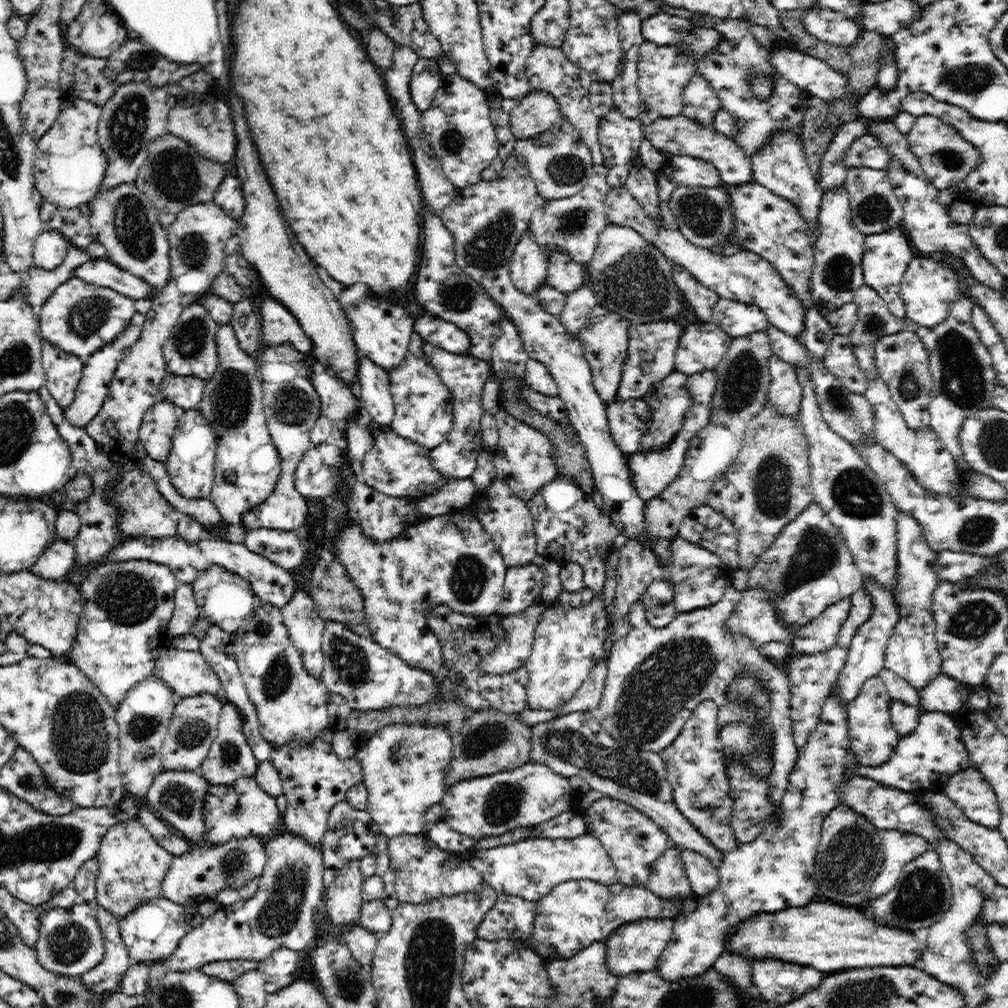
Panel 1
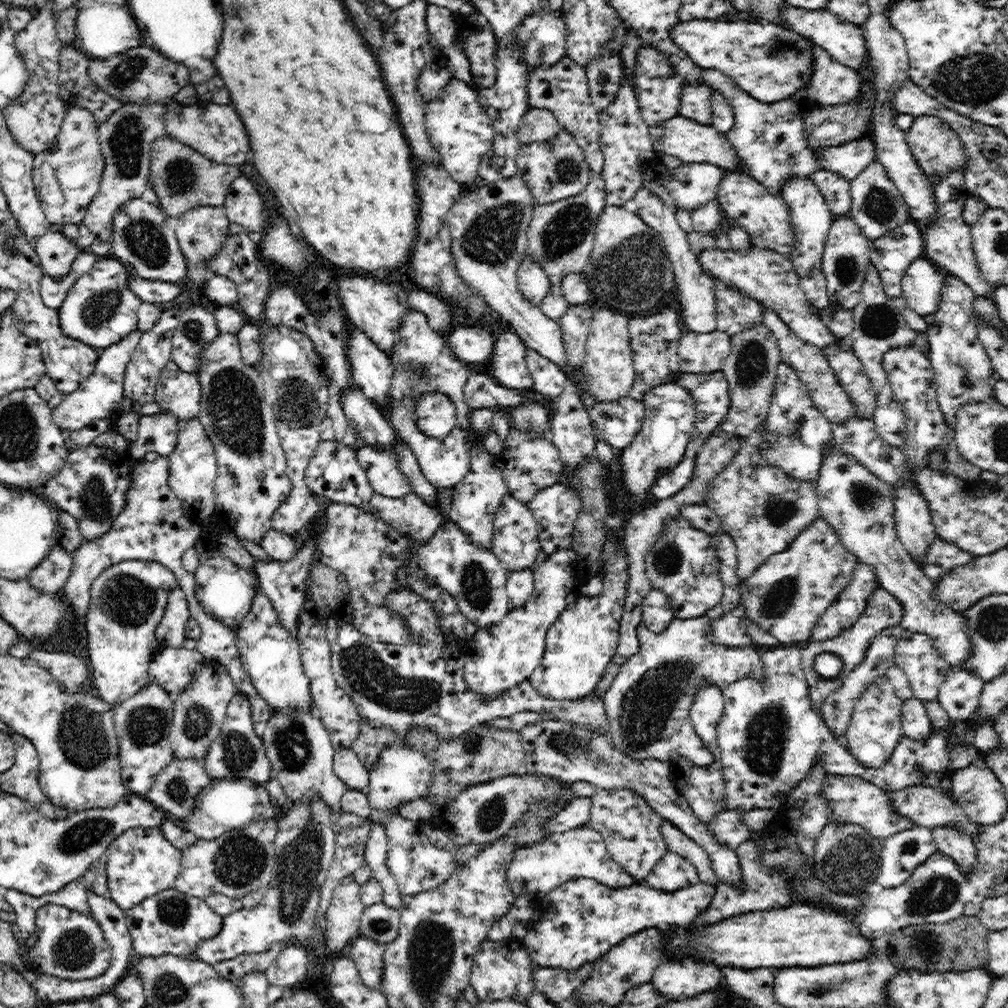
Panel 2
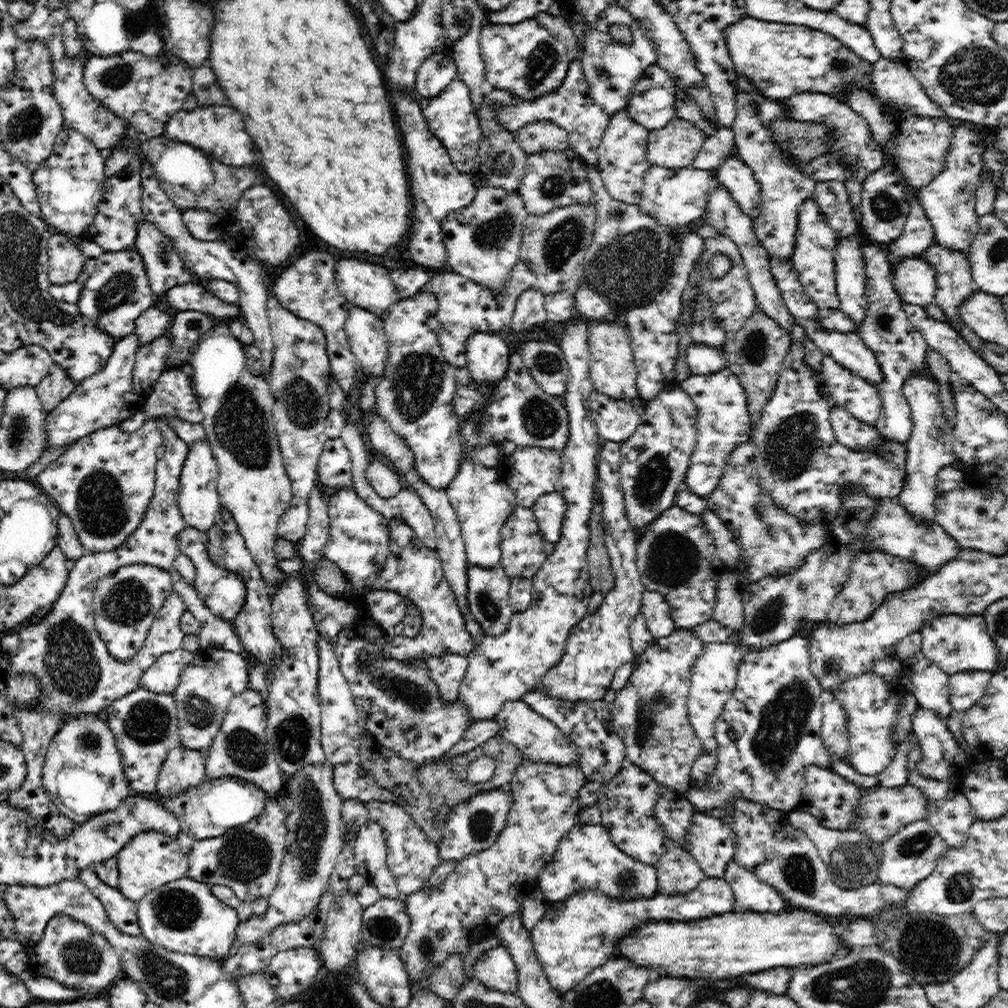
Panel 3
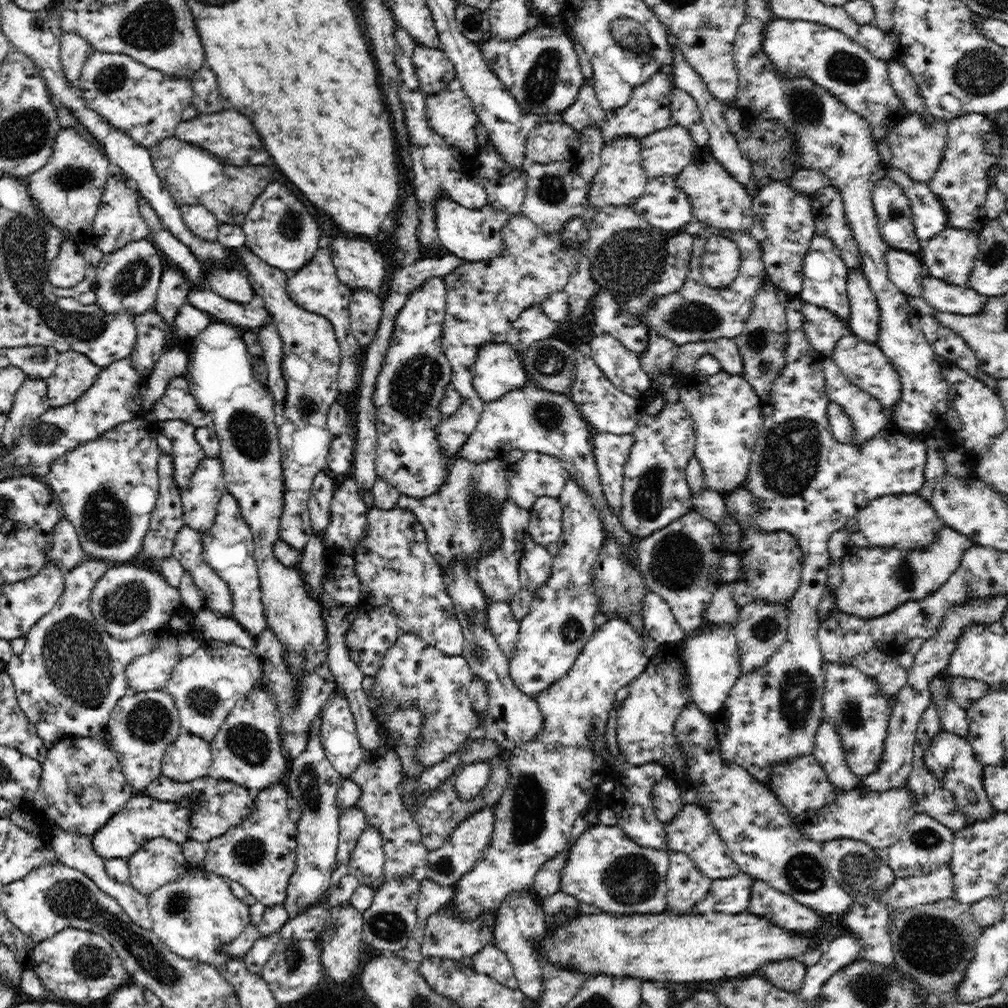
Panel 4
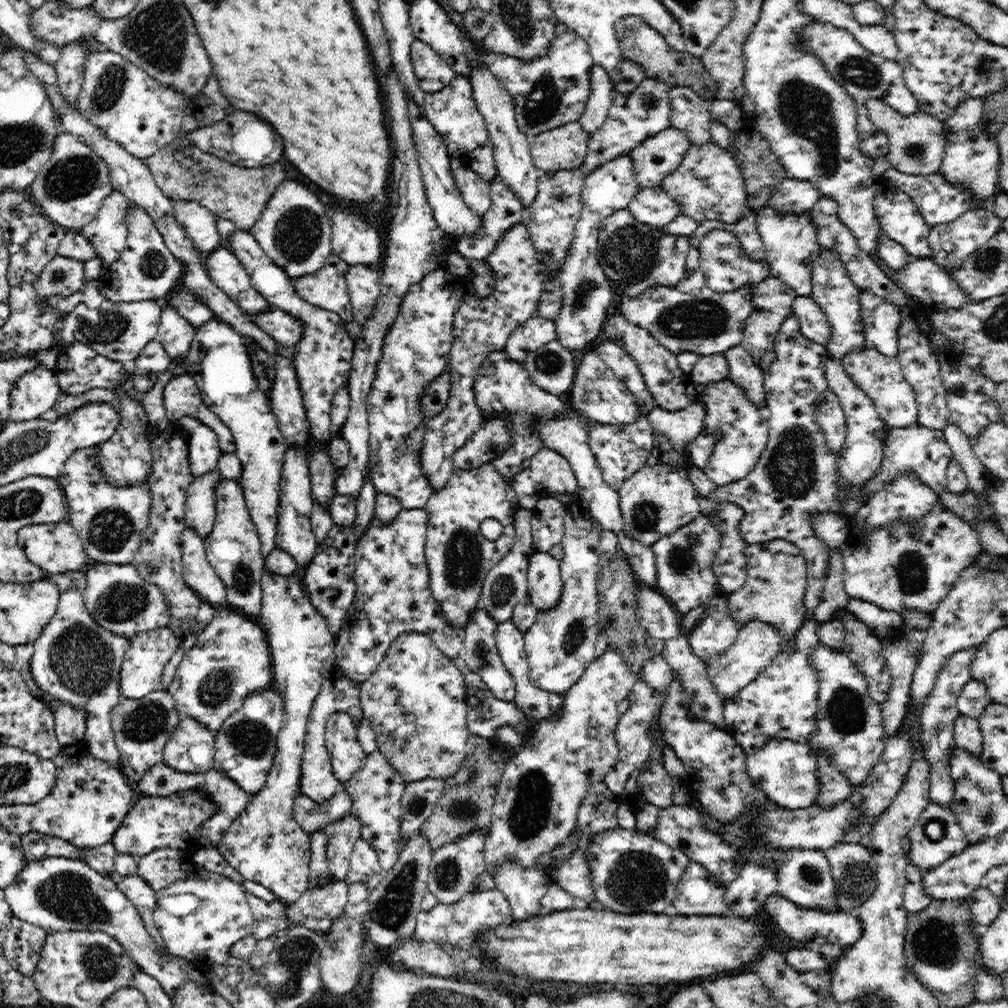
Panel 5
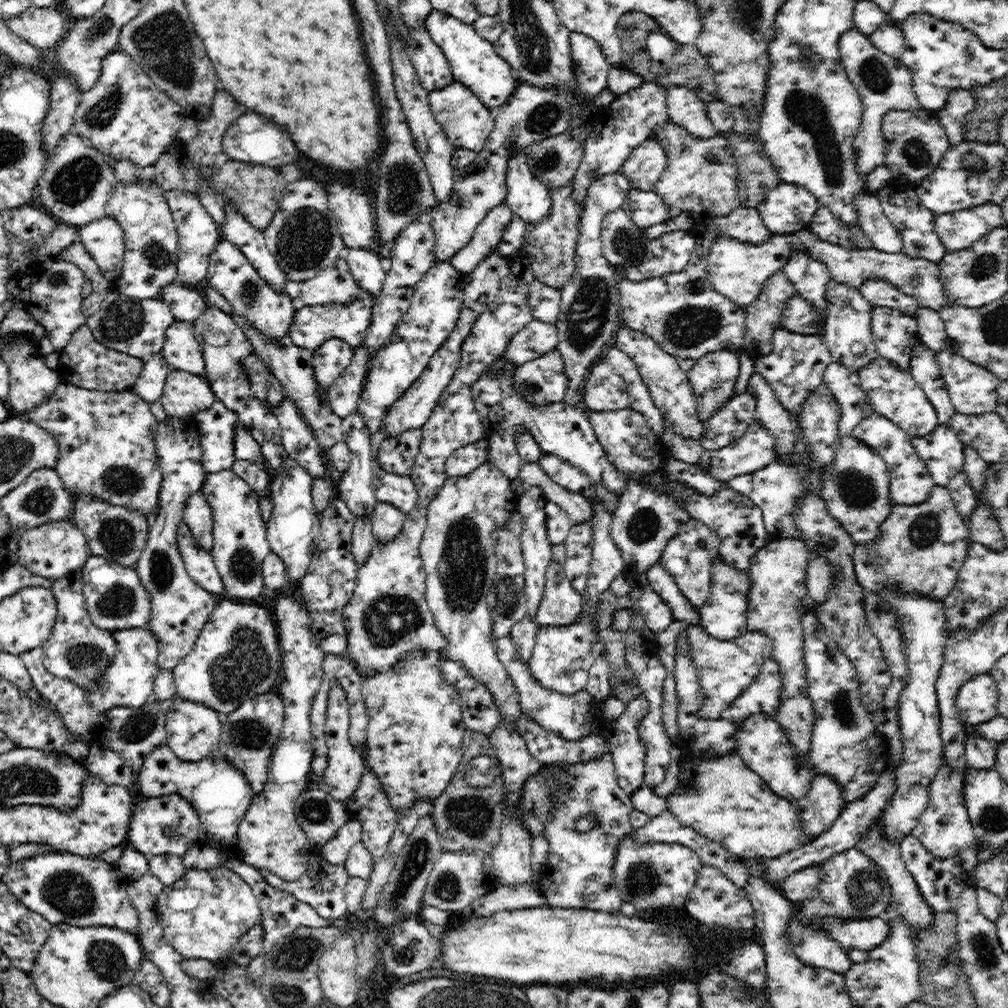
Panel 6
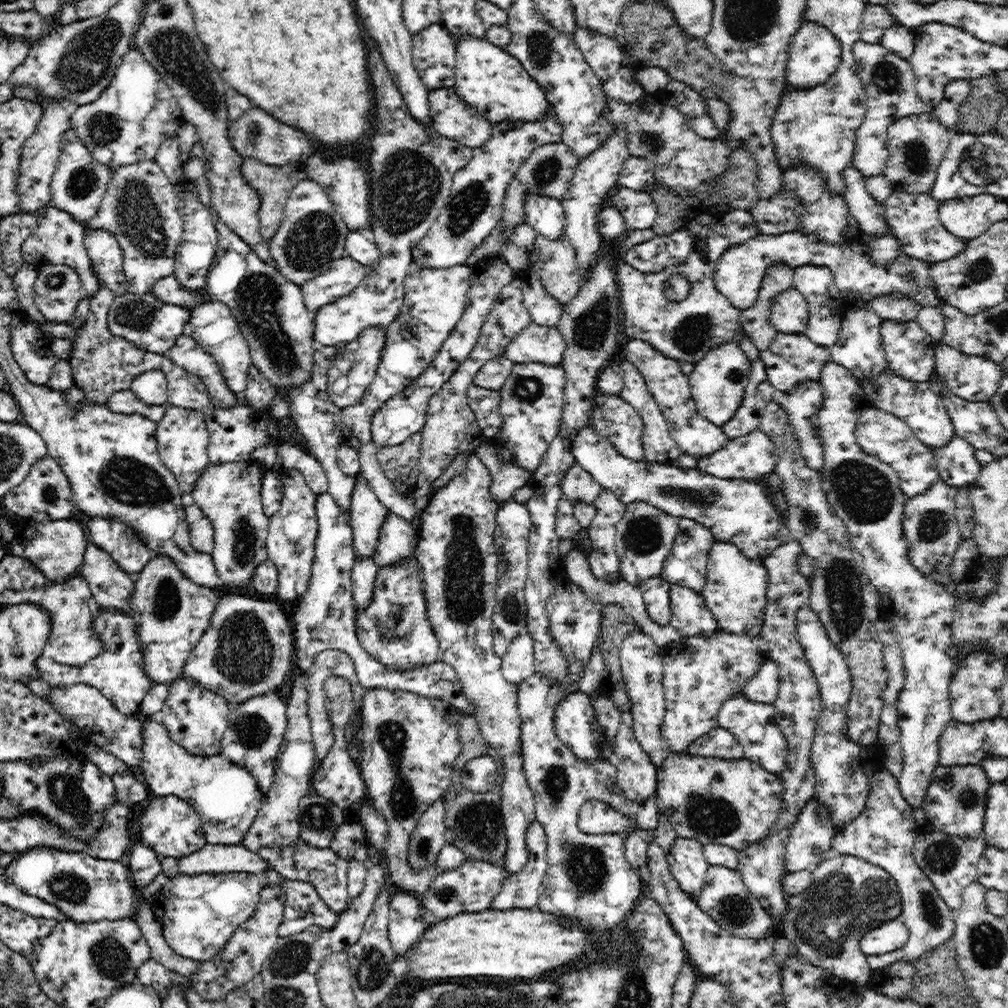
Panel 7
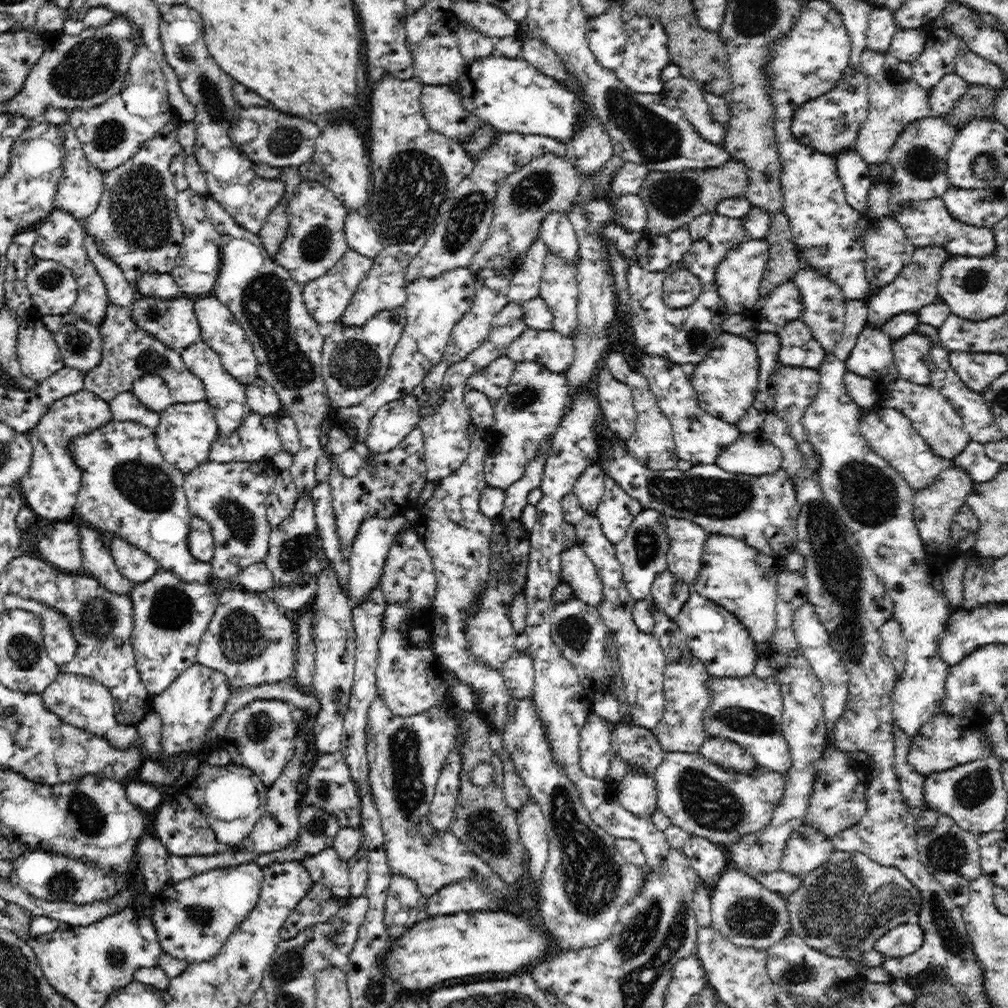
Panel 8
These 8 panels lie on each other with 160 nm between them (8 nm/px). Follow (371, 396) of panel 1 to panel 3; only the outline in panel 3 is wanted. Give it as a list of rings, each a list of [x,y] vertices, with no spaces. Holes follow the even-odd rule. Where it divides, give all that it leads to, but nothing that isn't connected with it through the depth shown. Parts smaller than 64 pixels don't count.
[[[352,306],[344,330],[352,354],[359,362],[363,377],[380,378],[388,358],[388,339],[384,321],[368,310]]]

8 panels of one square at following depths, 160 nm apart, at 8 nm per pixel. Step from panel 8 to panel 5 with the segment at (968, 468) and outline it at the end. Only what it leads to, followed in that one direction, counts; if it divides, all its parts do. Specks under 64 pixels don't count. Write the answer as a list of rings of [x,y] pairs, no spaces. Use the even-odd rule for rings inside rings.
[[[912,425],[908,428],[890,429],[890,435],[886,442],[883,442],[882,466],[880,472],[876,474],[874,480],[866,482],[864,486],[863,498],[869,499],[873,494],[884,490],[884,488],[897,480],[903,473],[912,473],[918,477],[922,485],[928,489],[940,494],[945,492],[947,484],[948,464],[950,464],[952,450],[944,440],[944,432],[940,430],[931,430],[925,426]]]

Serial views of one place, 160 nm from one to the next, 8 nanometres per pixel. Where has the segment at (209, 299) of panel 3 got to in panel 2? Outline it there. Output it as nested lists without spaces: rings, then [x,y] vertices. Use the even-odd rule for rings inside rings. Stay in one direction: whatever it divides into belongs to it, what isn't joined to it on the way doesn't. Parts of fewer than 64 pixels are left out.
[[[132,276],[127,284],[128,288],[138,295],[142,302],[156,304],[156,302],[170,302],[184,291],[181,283],[155,281]]]

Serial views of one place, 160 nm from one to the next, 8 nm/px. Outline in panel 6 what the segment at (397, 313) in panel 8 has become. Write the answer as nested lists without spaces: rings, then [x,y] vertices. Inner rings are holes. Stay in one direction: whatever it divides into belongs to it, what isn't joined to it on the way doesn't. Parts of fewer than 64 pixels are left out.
[[[365,344],[358,346],[352,354],[352,362],[344,374],[332,382],[328,390],[328,400],[336,416],[344,419],[356,415],[358,398],[360,398],[367,378],[370,358]]]

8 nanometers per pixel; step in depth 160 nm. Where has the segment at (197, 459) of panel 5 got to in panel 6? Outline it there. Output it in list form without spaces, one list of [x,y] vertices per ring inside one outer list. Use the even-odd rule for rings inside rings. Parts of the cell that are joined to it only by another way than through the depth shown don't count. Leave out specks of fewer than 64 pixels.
[[[216,400],[211,408],[192,416],[202,444],[202,467],[206,474],[229,470],[236,460],[234,430],[240,426],[236,413]]]

